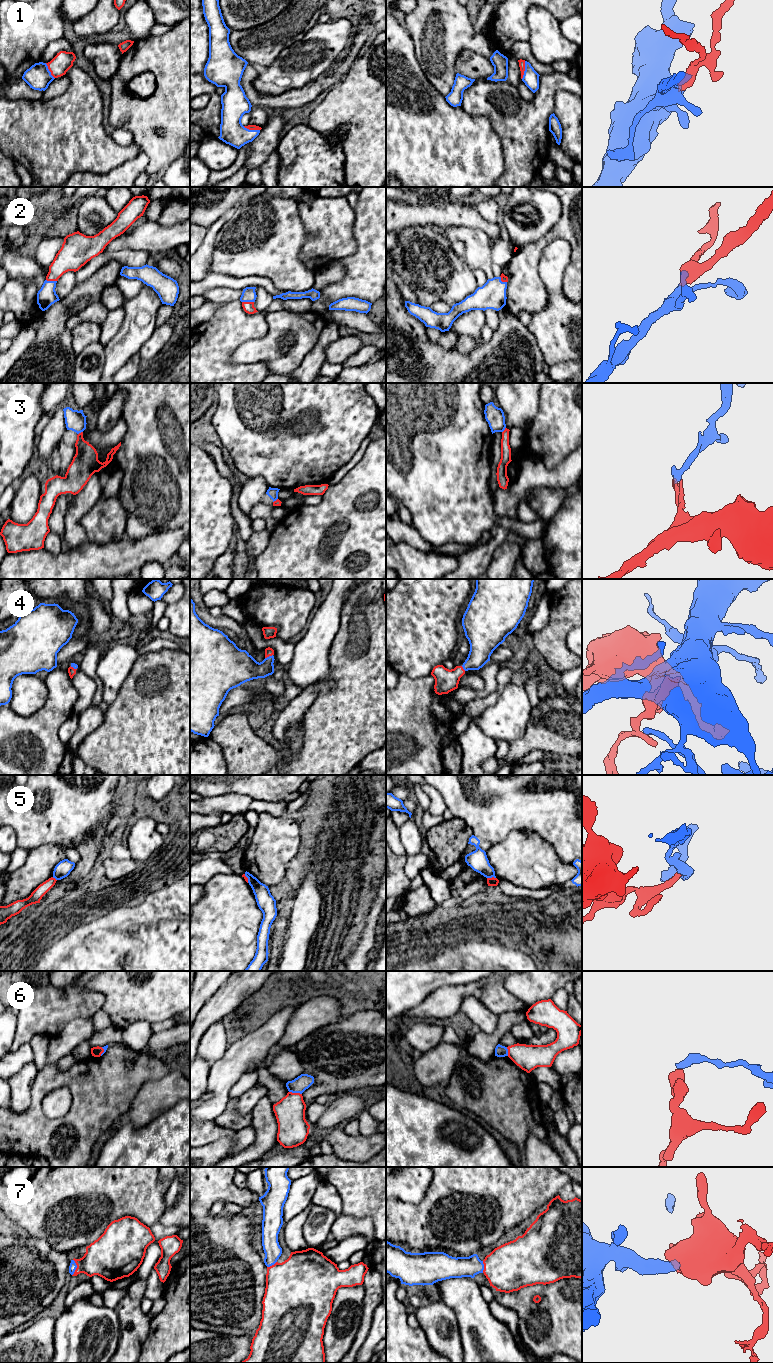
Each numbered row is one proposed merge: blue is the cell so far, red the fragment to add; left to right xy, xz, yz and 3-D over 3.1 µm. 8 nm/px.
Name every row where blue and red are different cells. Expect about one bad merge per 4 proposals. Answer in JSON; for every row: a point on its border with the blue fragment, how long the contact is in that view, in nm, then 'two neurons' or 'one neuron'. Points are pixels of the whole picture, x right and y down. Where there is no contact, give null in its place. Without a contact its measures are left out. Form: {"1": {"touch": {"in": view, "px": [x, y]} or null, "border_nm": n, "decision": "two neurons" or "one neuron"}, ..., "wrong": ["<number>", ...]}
{"1": {"touch": {"in": "yz", "px": [525, 70]}, "border_nm": 150, "decision": "one neuron"}, "2": {"touch": {"in": "xz", "px": [248, 301]}, "border_nm": 100, "decision": "one neuron"}, "3": {"touch": {"in": "xy", "px": [80, 432]}, "border_nm": 50, "decision": "two neurons"}, "4": {"touch": {"in": "xz", "px": [269, 656]}, "border_nm": 70, "decision": "one neuron"}, "5": {"touch": {"in": "yz", "px": [491, 877]}, "border_nm": 70, "decision": "two neurons"}, "6": {"touch": {"in": "xz", "px": [295, 1092]}, "border_nm": 110, "decision": "two neurons"}, "7": {"touch": {"in": "xy", "px": [76, 1267]}, "border_nm": 140, "decision": "one neuron"}, "wrong": ["3", "5", "6"]}

